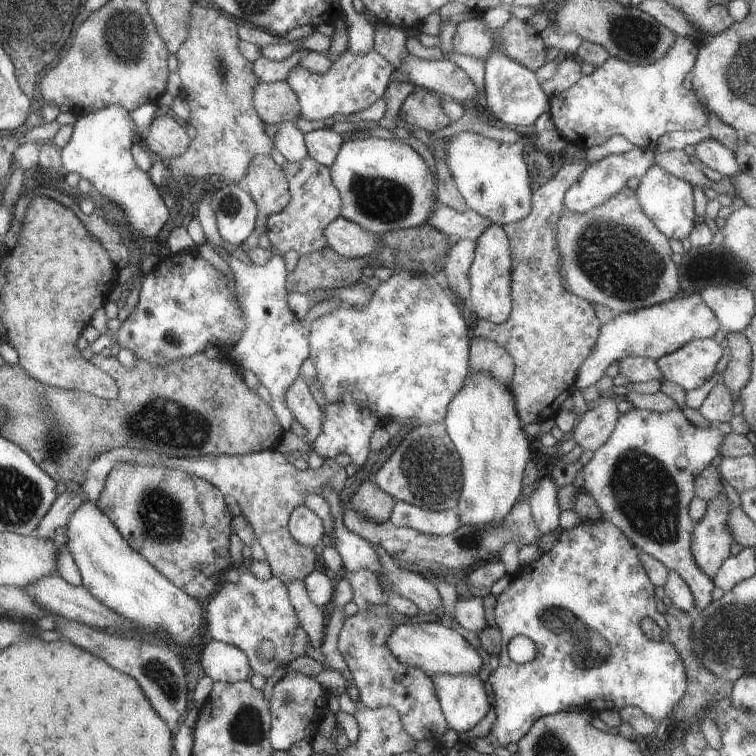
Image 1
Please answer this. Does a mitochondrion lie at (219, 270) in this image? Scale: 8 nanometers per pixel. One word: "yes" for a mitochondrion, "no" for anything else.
no

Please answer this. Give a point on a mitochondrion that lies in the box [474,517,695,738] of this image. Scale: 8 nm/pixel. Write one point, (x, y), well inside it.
(589, 651)

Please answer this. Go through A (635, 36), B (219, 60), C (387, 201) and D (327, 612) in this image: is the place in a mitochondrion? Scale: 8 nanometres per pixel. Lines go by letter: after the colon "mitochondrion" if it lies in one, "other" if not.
A: mitochondrion
B: mitochondrion
C: mitochondrion
D: other

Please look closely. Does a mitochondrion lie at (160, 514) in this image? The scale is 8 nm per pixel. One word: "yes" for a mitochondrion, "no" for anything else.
yes

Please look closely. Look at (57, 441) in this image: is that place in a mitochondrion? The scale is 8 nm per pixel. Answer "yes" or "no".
yes

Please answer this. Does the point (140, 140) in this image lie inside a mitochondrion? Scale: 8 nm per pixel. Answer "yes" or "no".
no

